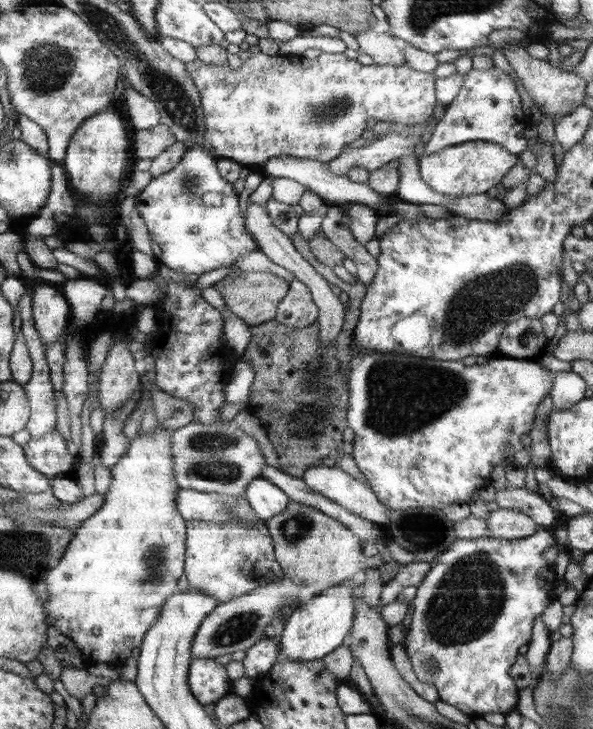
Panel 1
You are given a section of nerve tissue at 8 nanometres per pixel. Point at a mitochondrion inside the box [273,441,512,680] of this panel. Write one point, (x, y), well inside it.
(470, 598)

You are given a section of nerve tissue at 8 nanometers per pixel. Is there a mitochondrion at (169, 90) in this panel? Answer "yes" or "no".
yes

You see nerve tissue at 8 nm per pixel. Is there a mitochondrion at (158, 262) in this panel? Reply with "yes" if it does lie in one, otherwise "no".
no

